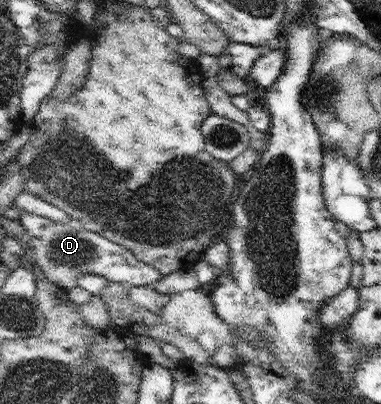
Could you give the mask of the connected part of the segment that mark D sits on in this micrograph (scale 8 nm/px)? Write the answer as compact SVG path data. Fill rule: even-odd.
M25 210L20 211L18 220L26 229L32 244L27 249L27 260L39 265L48 280L66 291L77 286L77 278L85 273L94 273L109 281L125 282L137 287L152 286L164 277L155 267L139 261L126 247L113 243L78 223L57 223Z

